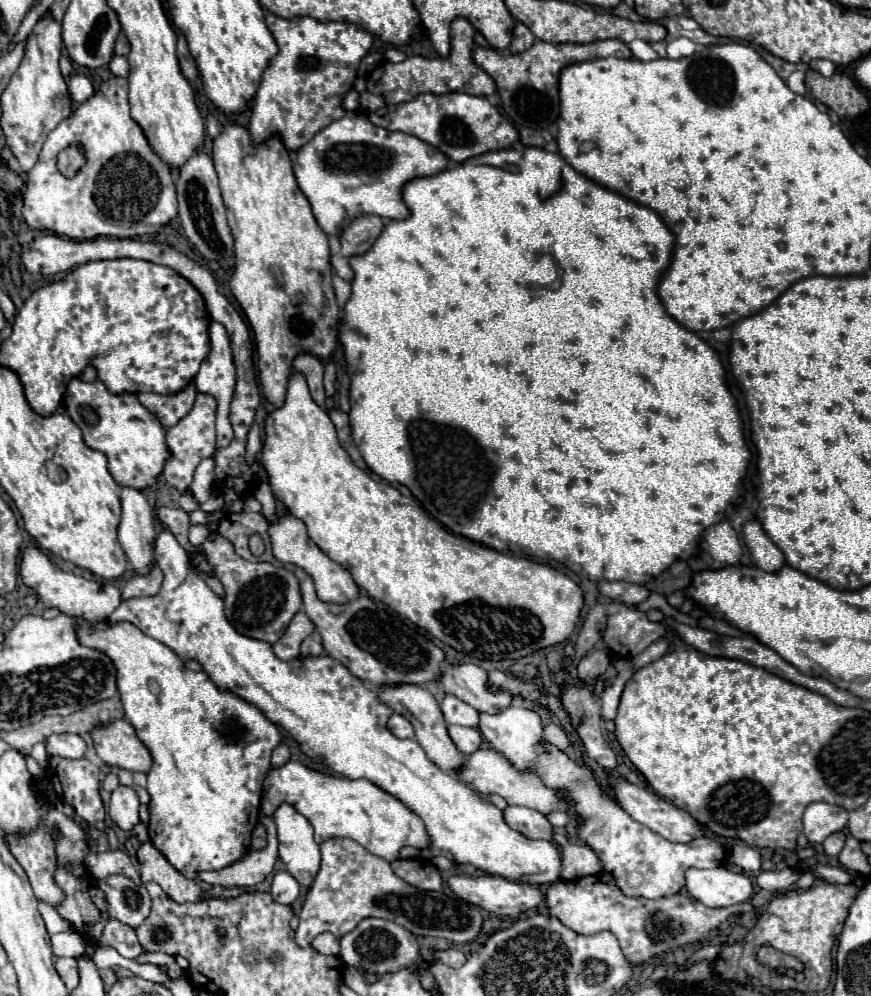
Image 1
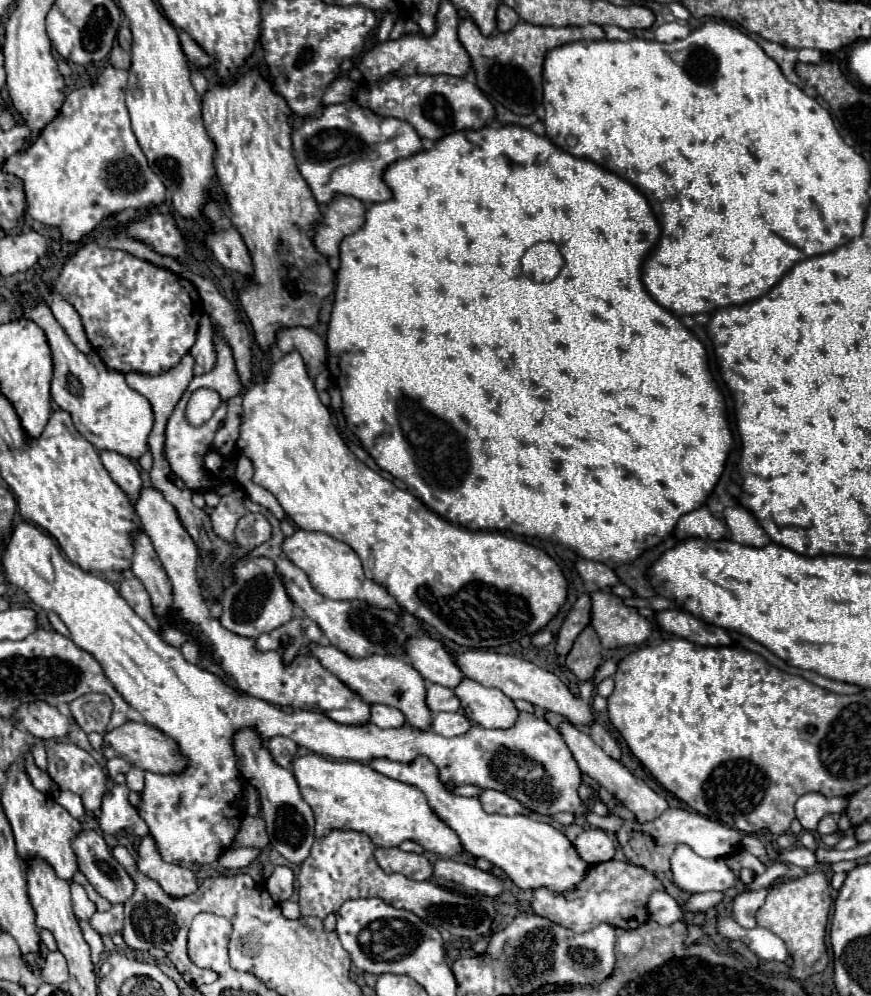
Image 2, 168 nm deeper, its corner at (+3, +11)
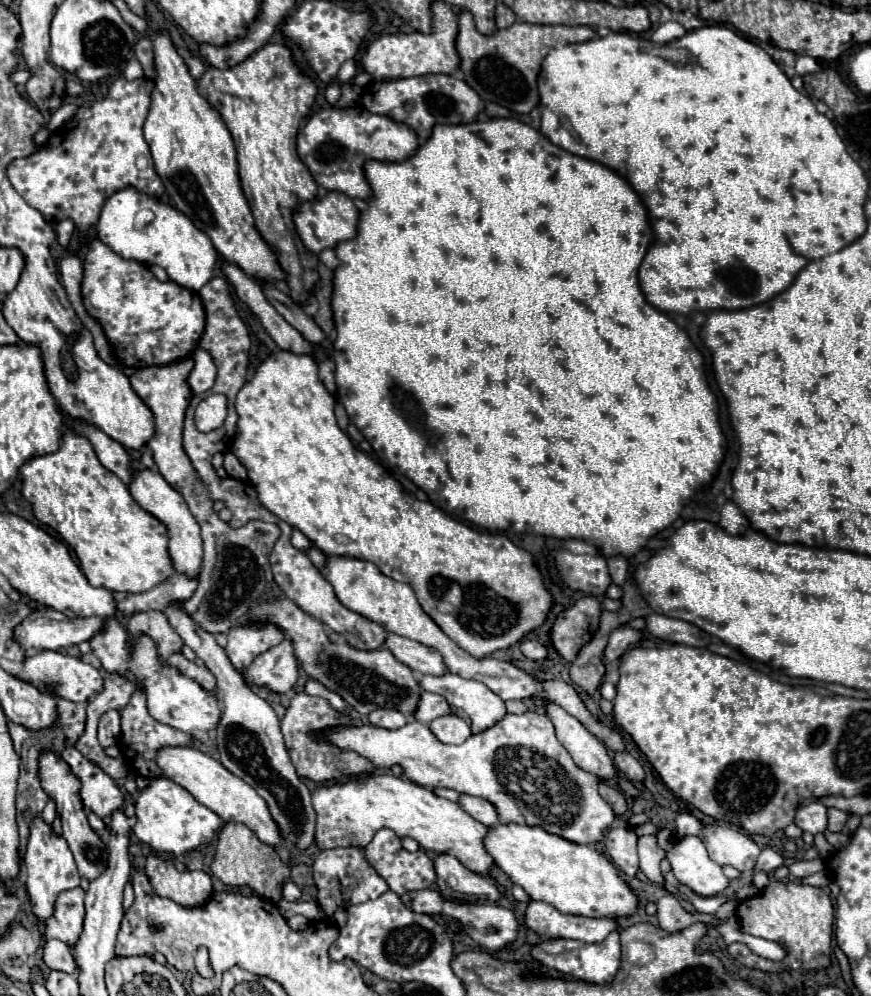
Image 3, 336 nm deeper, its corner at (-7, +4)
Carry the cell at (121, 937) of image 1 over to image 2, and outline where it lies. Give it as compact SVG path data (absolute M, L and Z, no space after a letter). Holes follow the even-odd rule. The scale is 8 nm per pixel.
M117 903L113 905L107 913L99 913L93 915L93 929L101 931L101 935L113 935L113 933L121 933L123 927L123 905Z

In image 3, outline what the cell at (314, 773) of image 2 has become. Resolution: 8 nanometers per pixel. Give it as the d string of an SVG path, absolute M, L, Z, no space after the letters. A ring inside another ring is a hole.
M367 774L361 778L349 778L347 782L341 784L323 784L313 790L313 808L317 812L317 834L315 842L319 848L339 848L339 846L367 846L371 838L381 830L389 828L393 830L399 838L413 838L421 844L423 850L435 852L435 854L451 854L457 856L457 860L477 872L485 874L493 866L493 858L485 852L483 848L483 838L487 834L487 826L471 818L467 812L461 810L459 804L439 798L433 794L433 790L419 786L411 780L399 778L399 776L389 776L389 774Z

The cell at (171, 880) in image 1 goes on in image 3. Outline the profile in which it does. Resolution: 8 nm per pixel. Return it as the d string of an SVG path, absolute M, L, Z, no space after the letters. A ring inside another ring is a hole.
M151 854L147 856L145 872L159 896L165 896L181 906L203 906L211 898L211 878L203 870L179 872L173 862Z

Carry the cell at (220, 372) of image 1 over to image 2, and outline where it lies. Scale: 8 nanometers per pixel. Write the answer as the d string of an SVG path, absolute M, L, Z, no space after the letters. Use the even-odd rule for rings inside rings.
M209 315L201 317L197 341L189 349L189 355L195 359L195 367L193 367L195 375L203 375L213 369L213 363L217 357L215 357L215 349L213 349L213 323L211 323Z

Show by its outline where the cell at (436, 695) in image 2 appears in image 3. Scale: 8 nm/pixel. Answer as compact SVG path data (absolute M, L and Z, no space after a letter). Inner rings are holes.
M431 692L421 694L421 702L415 712L417 720L429 724L431 720L435 720L439 716L447 716L447 714L451 714L451 706L441 694L431 694Z

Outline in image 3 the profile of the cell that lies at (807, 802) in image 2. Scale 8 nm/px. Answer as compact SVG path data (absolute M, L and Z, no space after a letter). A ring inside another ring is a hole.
M813 800L797 810L795 824L803 832L811 832L811 834L825 832L827 830L827 808L819 800Z

